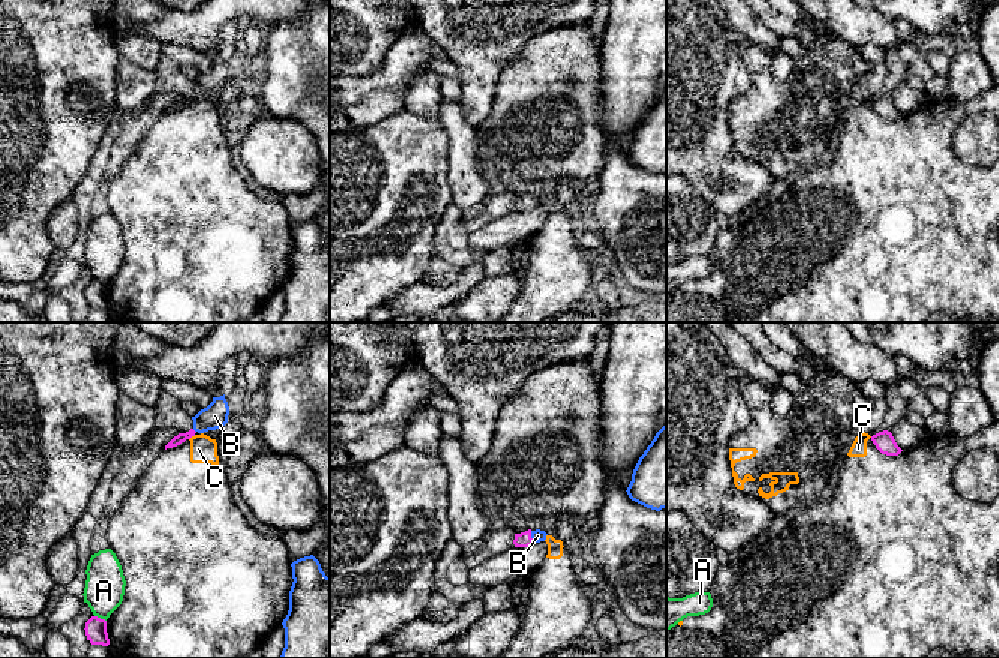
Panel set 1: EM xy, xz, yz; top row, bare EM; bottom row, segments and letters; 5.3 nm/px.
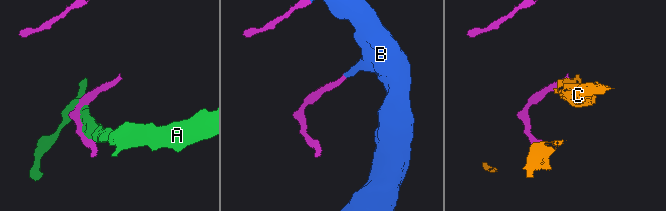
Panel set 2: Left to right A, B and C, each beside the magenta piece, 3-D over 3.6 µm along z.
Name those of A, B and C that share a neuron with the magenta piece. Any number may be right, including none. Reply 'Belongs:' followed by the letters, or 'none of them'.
Belongs: B

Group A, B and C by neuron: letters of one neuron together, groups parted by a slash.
A / B / C

